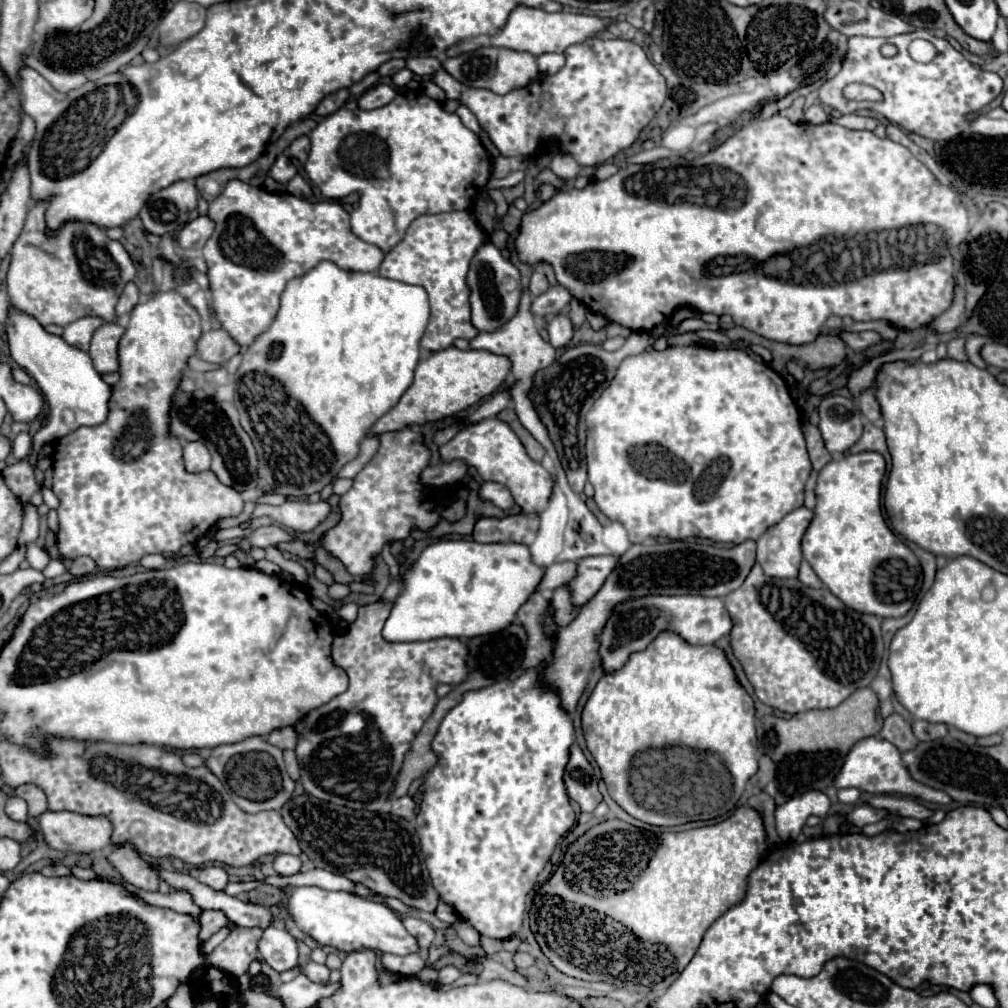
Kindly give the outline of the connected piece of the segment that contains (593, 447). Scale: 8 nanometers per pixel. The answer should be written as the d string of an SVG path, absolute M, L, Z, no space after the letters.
M668 346L662 352L650 350L638 356L628 356L610 386L602 392L602 396L594 402L590 412L586 414L588 440L586 440L586 462L588 462L588 480L594 486L594 500L604 516L610 520L622 522L630 534L634 544L644 542L646 538L708 538L714 542L734 542L740 544L744 540L758 540L764 530L788 512L804 504L804 484L810 476L810 460L806 452L806 440L800 430L798 408L788 392L786 382L772 368L756 362L742 350L734 348L706 348L706 346Z

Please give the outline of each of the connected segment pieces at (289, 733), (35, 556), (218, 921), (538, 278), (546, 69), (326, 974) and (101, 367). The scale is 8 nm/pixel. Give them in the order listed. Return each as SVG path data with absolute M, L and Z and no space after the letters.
M286 726L286 728L278 728L274 732L268 734L266 738L270 744L286 750L286 748L296 748L296 730L292 726Z
M28 544L26 548L28 548L26 560L30 562L30 566L34 570L44 570L48 566L48 562L50 562L50 556L46 554L46 550L40 548L40 546L36 546L36 544Z
M206 910L206 912L202 912L202 916L198 920L200 920L200 928L202 928L200 930L202 940L208 940L212 934L216 934L224 926L230 926L228 916L220 914L220 910Z
M534 272L532 278L530 278L530 286L528 286L528 290L530 290L532 296L540 296L540 294L544 294L544 292L548 290L546 276L540 274L540 272Z
M540 54L536 56L536 64L542 74L554 74L564 66L564 56L562 54Z
M308 962L304 966L300 966L302 974L308 976L312 982L316 984L330 984L330 970L324 966L324 964L314 964L314 962Z
M106 322L94 332L88 354L100 374L118 370L118 342L122 334L124 328L116 322Z

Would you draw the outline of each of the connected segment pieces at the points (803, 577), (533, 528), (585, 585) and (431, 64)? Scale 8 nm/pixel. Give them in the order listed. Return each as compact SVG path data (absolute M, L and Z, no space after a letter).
M802 560L802 564L800 564L798 580L800 580L802 584L806 584L806 586L812 586L812 588L820 588L820 586L822 586L820 578L814 574L814 570L810 568L810 564L808 564L806 560Z
M510 514L504 518L478 518L474 524L476 542L520 542L532 544L538 534L540 518L532 514Z
M592 556L578 562L578 574L568 584L572 590L572 602L576 606L586 604L604 584L608 574L616 568L616 556Z
M408 58L406 68L416 76L432 76L440 70L440 62L436 58Z

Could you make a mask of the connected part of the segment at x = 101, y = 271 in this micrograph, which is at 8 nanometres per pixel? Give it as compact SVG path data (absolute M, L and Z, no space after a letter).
M34 200L28 208L22 234L12 246L8 268L8 296L14 308L32 314L40 324L68 326L84 316L100 316L116 320L114 306L124 286L134 278L136 268L116 240L108 238L100 226L92 222L70 220L60 226L60 232L46 232L46 208L50 200Z

